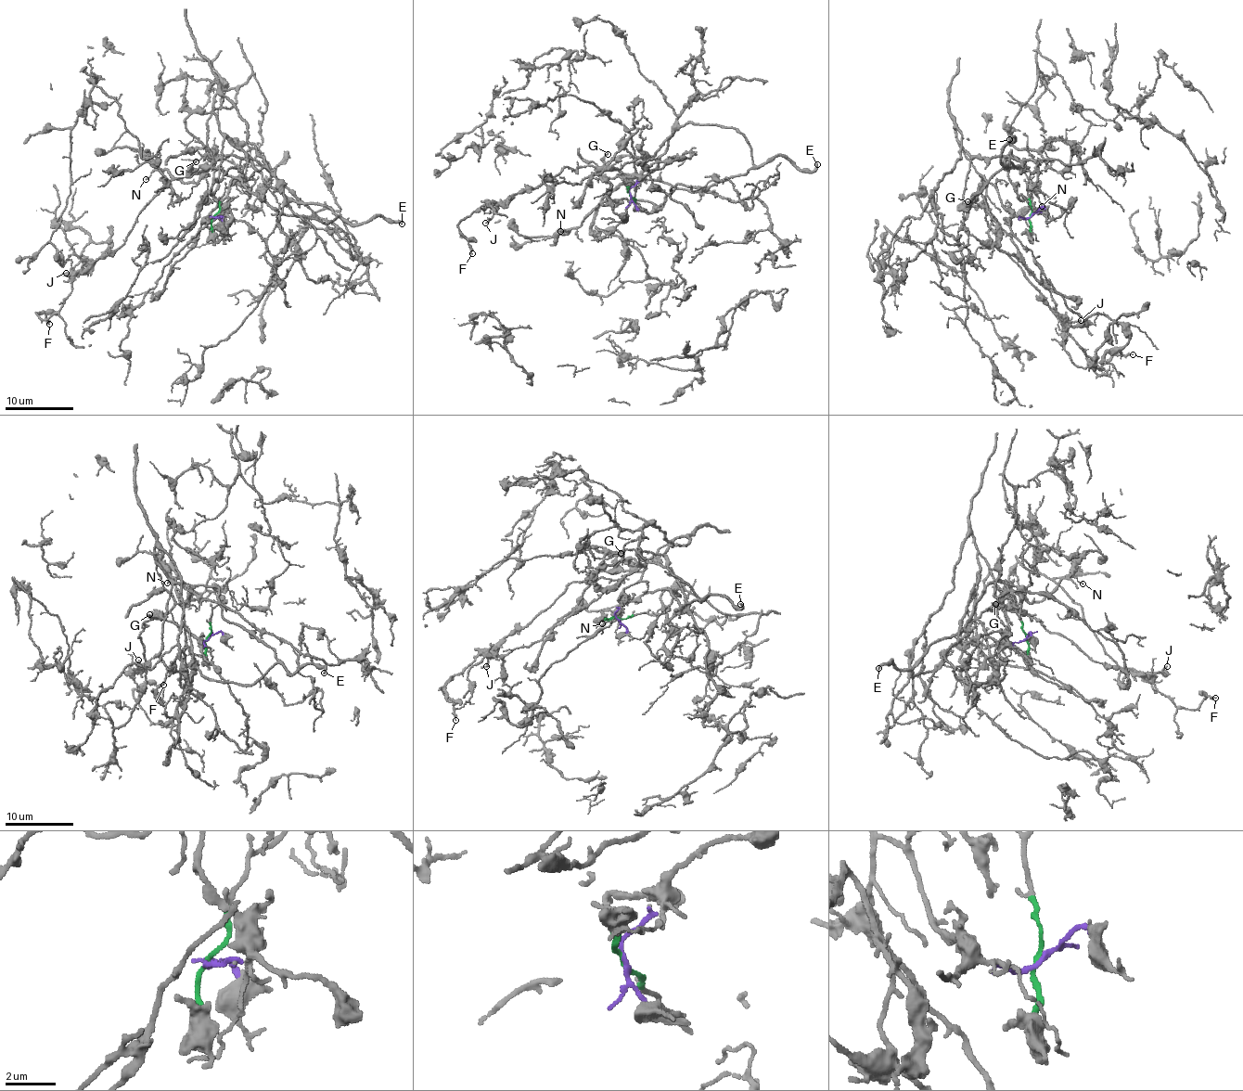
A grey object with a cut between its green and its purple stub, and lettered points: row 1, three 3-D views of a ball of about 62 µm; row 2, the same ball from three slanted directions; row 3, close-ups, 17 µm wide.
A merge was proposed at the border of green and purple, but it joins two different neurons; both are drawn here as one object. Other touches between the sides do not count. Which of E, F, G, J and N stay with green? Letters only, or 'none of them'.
E, N

